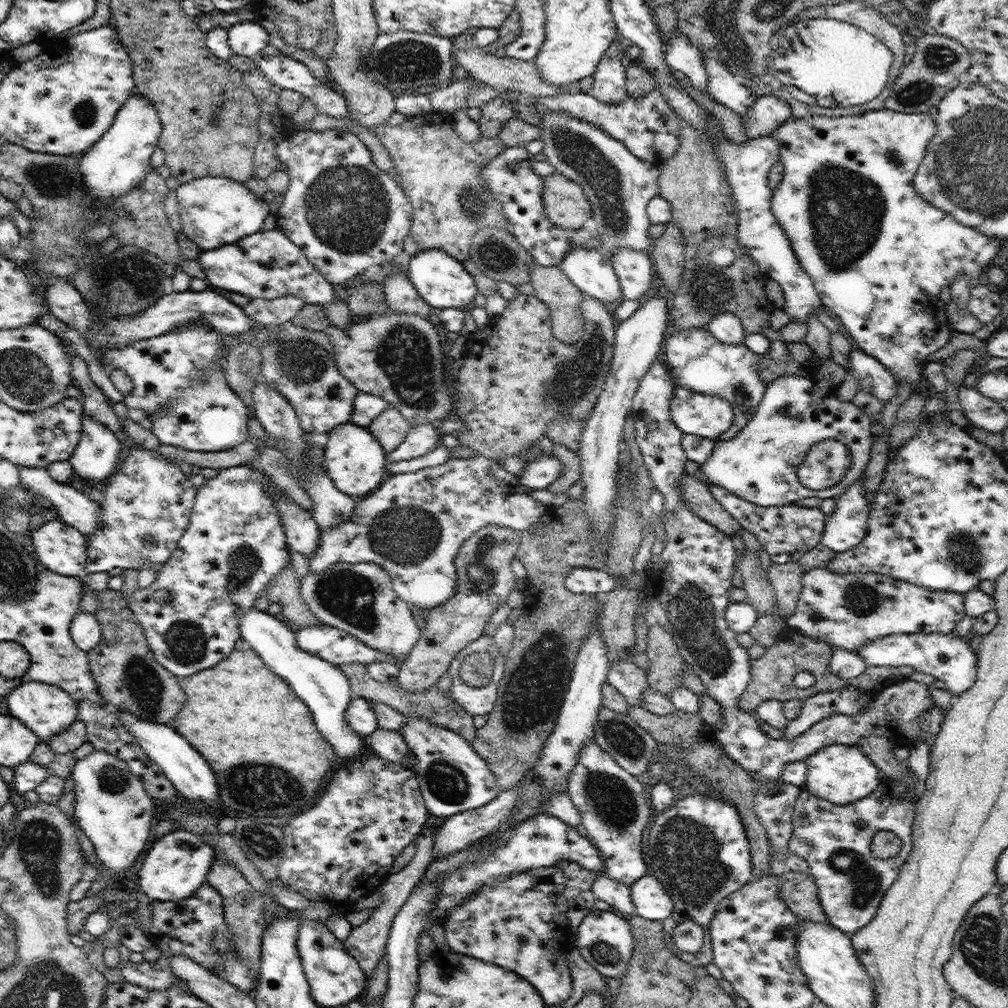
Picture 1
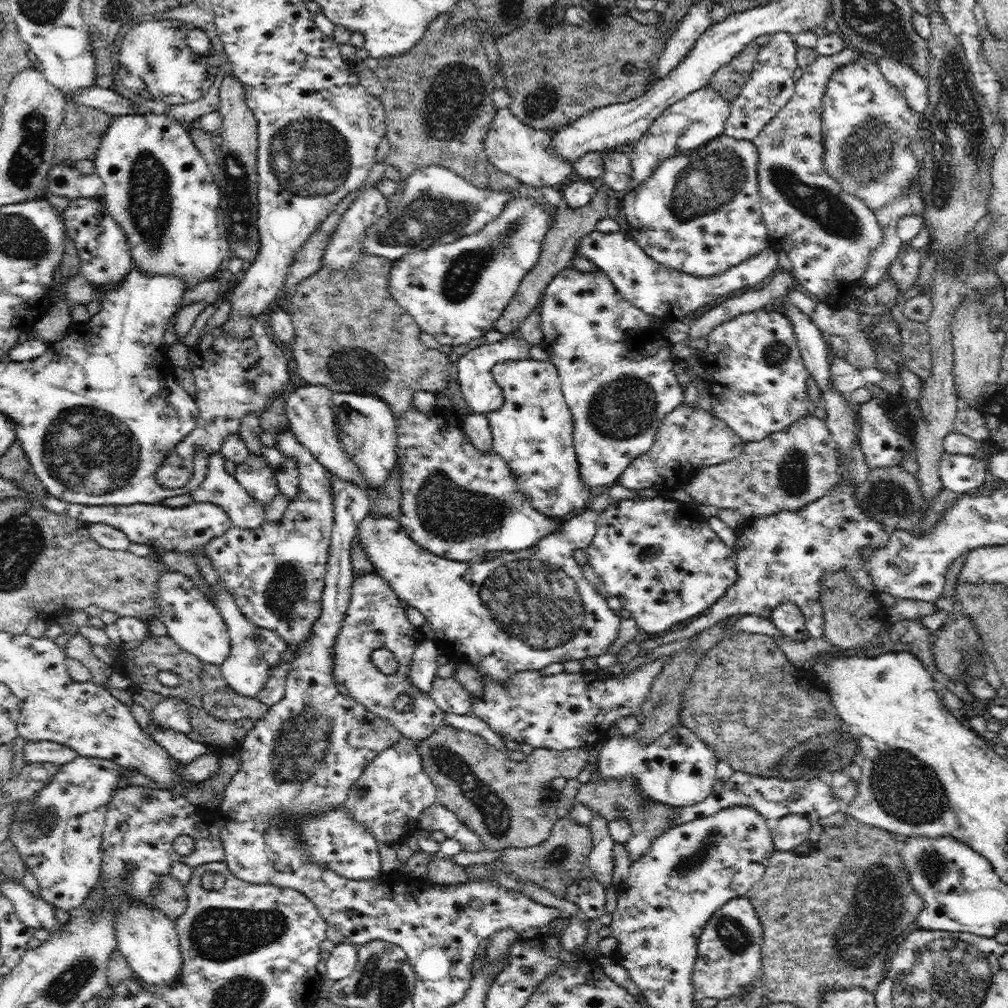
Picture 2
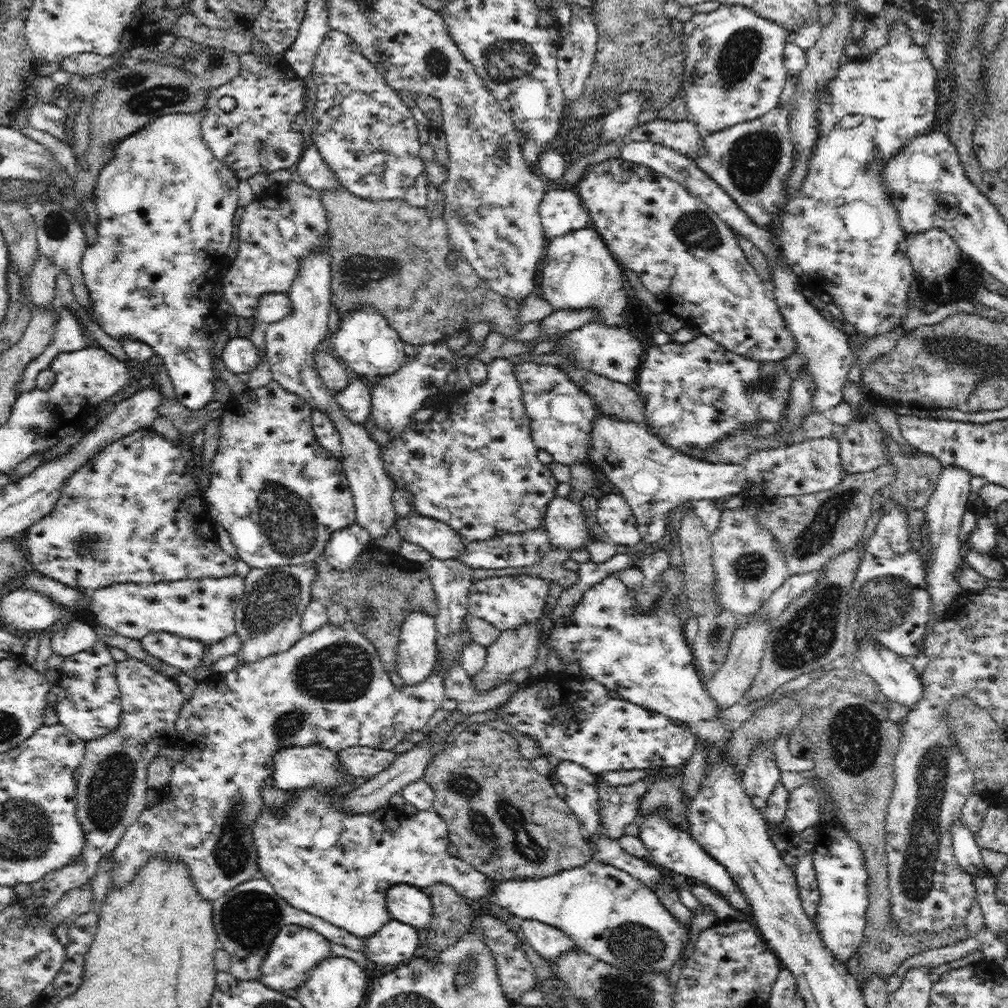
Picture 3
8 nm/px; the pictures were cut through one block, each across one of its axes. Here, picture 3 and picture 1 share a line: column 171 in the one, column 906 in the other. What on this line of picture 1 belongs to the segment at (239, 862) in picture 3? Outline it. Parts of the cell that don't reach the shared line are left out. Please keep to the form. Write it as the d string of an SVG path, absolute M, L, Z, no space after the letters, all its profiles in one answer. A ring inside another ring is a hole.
M910 770L905 776L903 776L902 779L890 780L890 782L886 782L886 786L881 784L875 794L870 794L870 796L866 796L861 800L858 800L854 805L848 806L839 806L838 804L833 804L832 802L824 800L824 798L818 798L814 794L809 794L806 789L799 793L798 799L795 803L795 810L791 817L791 822L793 824L793 836L789 841L788 848L792 854L796 854L798 857L802 857L804 858L804 861L808 862L808 866L810 866L810 874L812 874L814 882L817 886L817 898L822 904L821 908L824 915L827 917L829 924L832 925L833 928L839 929L846 934L854 934L856 931L866 927L874 919L874 916L876 916L880 903L882 902L882 898L884 898L884 894L886 894L886 891L888 891L890 886L892 886L894 881L896 881L896 877L898 877L900 872L900 867L910 857L913 850L912 828L915 818L915 805L918 800L918 796L916 796L914 790L912 789L912 784L915 784L917 780L918 776ZM878 830L890 830L894 832L898 838L900 838L902 847L900 853L897 856L894 856L894 858L881 860L880 858L874 858L874 856L872 856L871 851L869 850L870 844L875 832L878 832Z

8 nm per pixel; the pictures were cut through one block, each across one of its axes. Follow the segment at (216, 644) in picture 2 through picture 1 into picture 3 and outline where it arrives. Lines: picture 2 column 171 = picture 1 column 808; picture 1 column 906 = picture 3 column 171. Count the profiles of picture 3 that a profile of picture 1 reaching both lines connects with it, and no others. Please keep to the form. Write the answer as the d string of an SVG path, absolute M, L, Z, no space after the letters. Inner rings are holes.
M238 573L218 579L188 578L153 584L115 583L89 592L92 604L87 618L131 639L141 640L148 633L166 632L210 646L236 632L234 618L244 590L245 579Z

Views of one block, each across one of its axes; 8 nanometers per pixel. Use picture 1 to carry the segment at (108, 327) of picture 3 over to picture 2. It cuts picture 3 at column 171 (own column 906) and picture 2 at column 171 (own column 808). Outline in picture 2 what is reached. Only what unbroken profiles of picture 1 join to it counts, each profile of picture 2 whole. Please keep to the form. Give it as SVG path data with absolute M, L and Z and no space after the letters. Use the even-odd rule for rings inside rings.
M133 112L113 117L97 150L95 172L103 180L101 198L110 216L125 232L133 263L142 272L148 276L173 274L185 282L186 289L214 279L229 248L219 185L214 182L209 164L180 121L162 112Z

